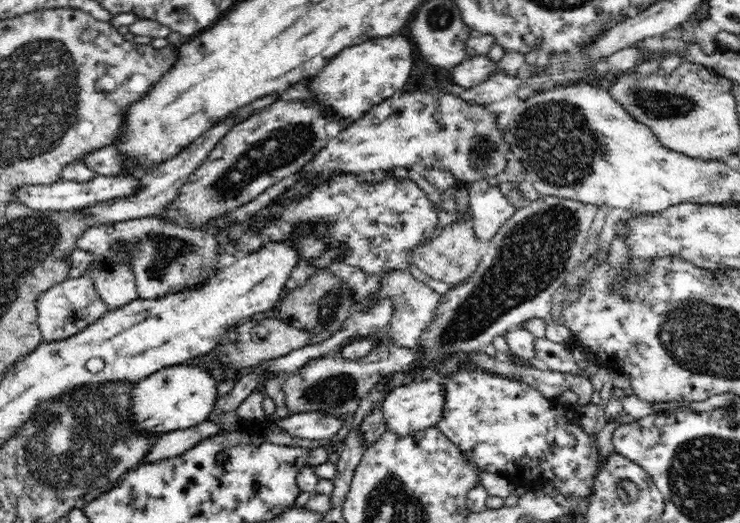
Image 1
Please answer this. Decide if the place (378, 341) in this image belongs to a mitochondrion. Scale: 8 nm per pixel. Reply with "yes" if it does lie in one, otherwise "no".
no

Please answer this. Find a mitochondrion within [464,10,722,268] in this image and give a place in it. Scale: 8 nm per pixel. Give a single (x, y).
(556, 137)

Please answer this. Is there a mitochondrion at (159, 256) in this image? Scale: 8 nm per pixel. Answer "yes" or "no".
yes

